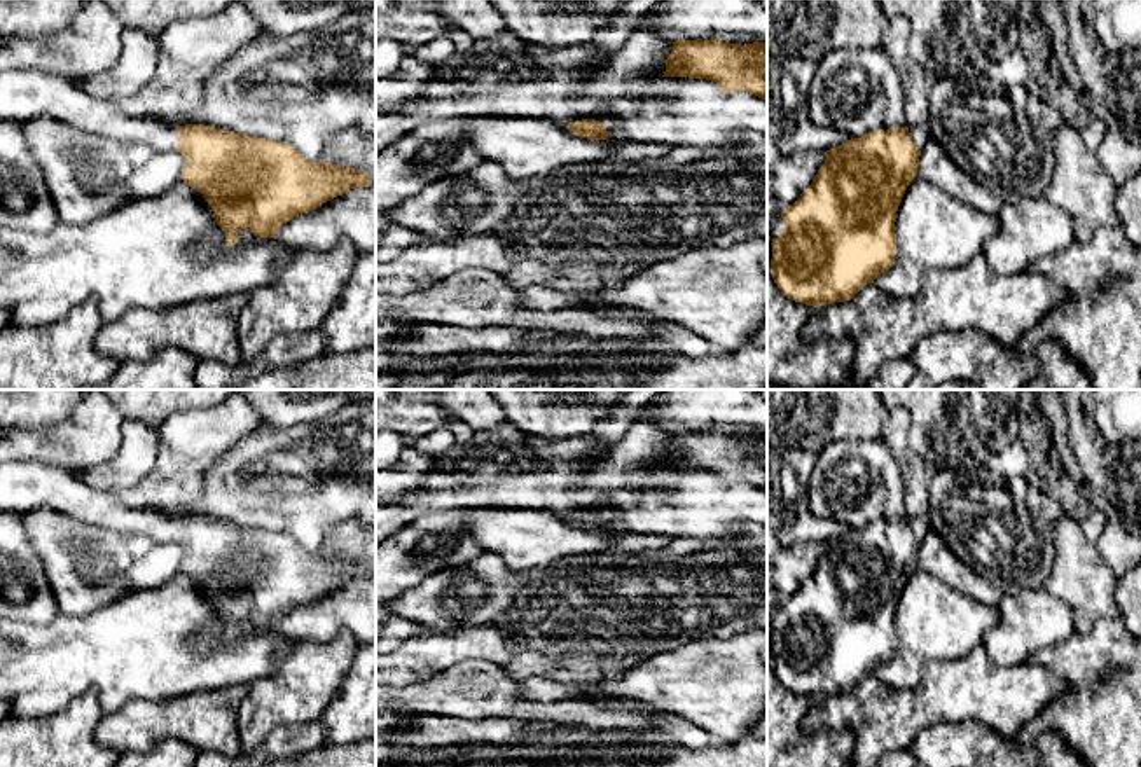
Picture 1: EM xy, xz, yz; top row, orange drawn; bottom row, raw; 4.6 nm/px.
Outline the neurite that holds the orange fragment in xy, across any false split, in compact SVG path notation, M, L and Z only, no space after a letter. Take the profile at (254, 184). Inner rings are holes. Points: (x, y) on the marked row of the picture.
M10 68L0 73L0 119L24 122L37 115L63 119L79 131L87 131L117 142L142 142L156 152L180 152L187 161L182 180L203 194L215 222L225 232L227 246L234 246L241 229L259 238L276 238L280 227L342 196L355 187L372 187L367 173L330 162L306 159L292 145L269 138L243 136L229 129L204 124L169 126L161 117L133 117L108 101L89 96L75 80L35 70Z

